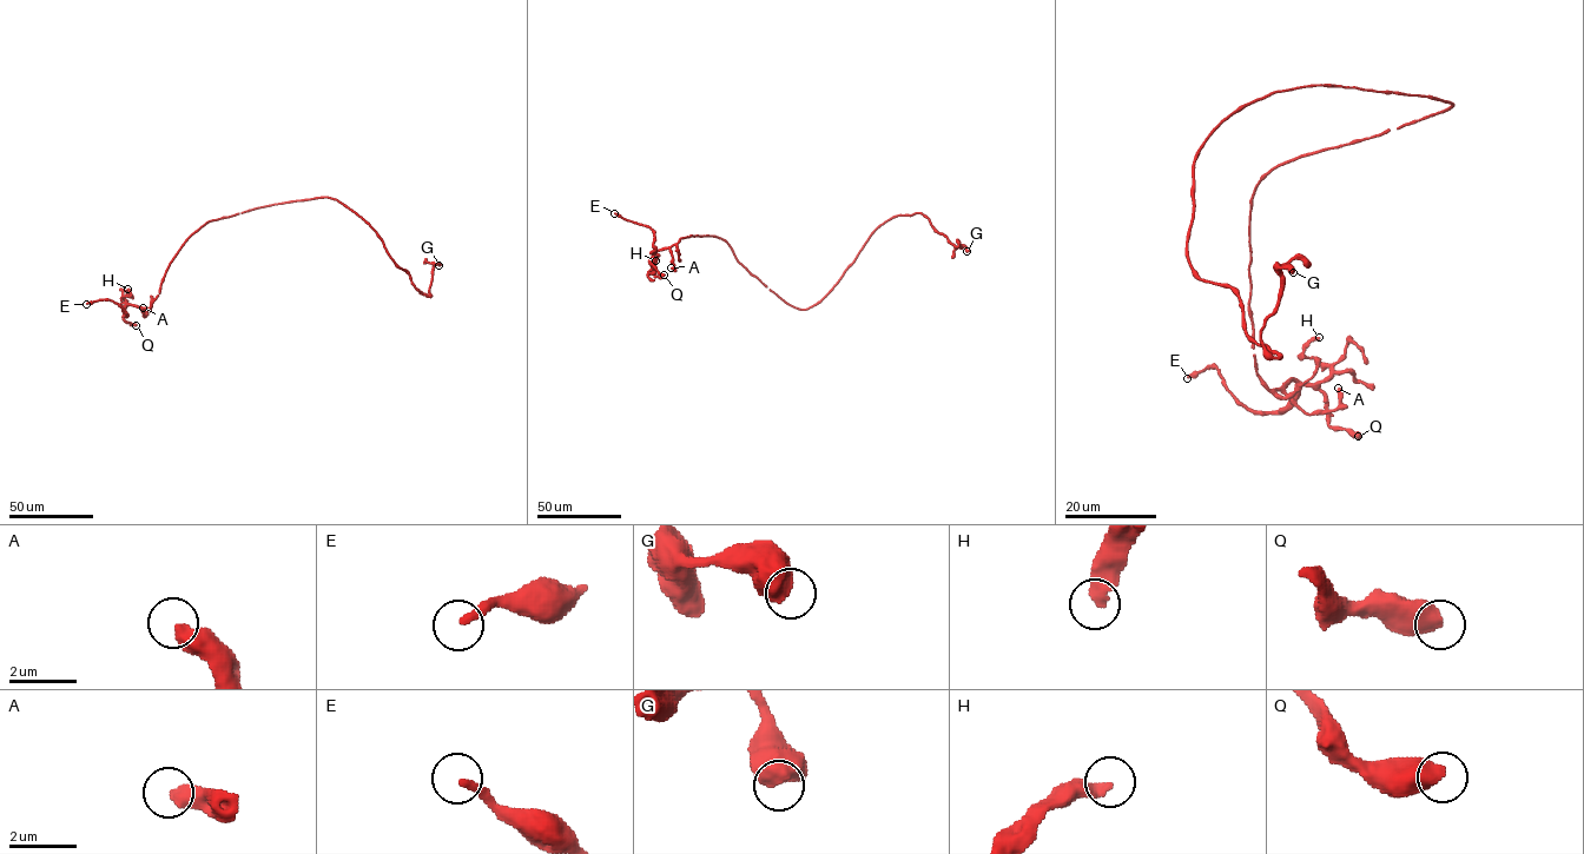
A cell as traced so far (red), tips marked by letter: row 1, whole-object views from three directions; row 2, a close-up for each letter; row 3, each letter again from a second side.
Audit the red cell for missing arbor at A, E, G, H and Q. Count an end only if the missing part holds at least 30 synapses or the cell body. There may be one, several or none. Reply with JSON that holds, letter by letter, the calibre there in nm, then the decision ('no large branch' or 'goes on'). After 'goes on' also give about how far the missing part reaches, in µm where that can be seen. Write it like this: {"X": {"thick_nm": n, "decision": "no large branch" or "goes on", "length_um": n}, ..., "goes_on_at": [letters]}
{"A": {"thick_nm": 480, "decision": "no large branch"}, "E": {"thick_nm": 240, "decision": "no large branch"}, "G": {"thick_nm": 750, "decision": "no large branch"}, "H": {"thick_nm": 440, "decision": "no large branch"}, "Q": {"thick_nm": 600, "decision": "no large branch"}, "goes_on_at": []}

